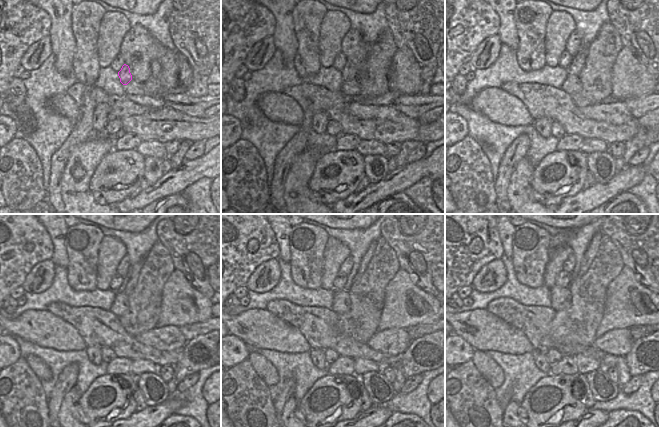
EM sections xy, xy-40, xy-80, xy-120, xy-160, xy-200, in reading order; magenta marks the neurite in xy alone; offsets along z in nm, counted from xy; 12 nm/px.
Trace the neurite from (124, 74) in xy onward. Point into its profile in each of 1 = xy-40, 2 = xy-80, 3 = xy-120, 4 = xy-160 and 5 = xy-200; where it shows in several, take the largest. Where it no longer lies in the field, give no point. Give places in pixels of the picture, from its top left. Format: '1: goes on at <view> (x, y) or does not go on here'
1: goes on at xy-40 (349, 72)
2: goes on at xy-80 (577, 62)
3: goes on at xy-120 (133, 279)
4: goes on at xy-160 (368, 255)
5: goes on at xy-200 (594, 245)

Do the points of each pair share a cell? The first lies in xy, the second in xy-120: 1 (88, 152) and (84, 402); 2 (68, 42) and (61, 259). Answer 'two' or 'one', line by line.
1: two
2: one

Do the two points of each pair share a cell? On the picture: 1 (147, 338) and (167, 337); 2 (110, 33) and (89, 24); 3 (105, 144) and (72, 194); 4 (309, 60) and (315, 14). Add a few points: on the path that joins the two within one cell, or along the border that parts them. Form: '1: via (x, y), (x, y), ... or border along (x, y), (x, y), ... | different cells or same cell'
1: via (152, 338), (162, 338) | same cell
2: border along (106, 11), (100, 23), (96, 51) | different cells
3: via (93, 156), (77, 172), (75, 182) | same cell
4: via (309, 49), (309, 25) | same cell

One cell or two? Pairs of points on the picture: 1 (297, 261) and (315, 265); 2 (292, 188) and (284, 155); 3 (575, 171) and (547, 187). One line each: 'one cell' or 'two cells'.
1: one cell
2: two cells
3: one cell

